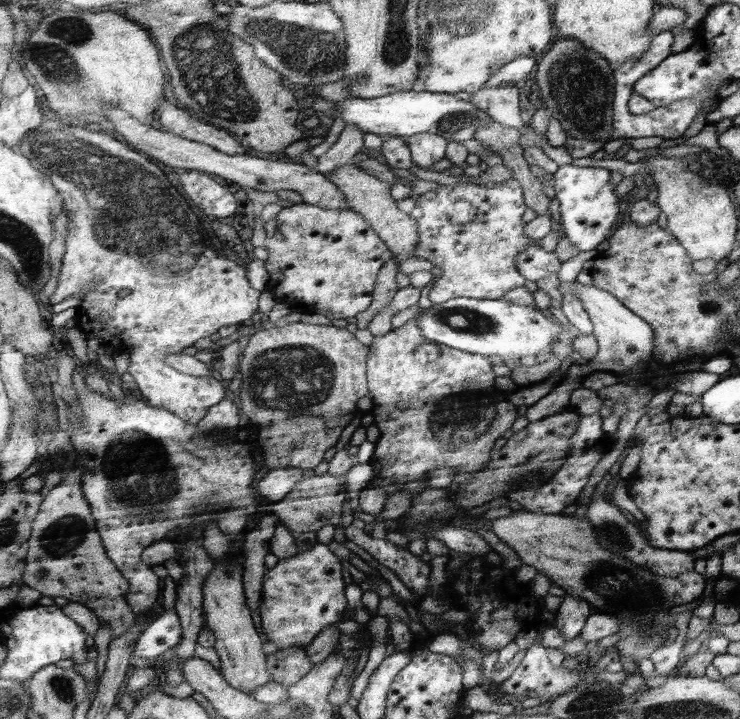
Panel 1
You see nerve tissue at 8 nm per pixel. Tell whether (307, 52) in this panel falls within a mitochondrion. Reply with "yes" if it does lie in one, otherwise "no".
yes

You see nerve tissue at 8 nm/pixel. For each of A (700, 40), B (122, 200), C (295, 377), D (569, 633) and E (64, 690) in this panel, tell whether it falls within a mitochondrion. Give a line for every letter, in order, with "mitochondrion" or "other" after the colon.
A: other
B: mitochondrion
C: mitochondrion
D: other
E: mitochondrion

